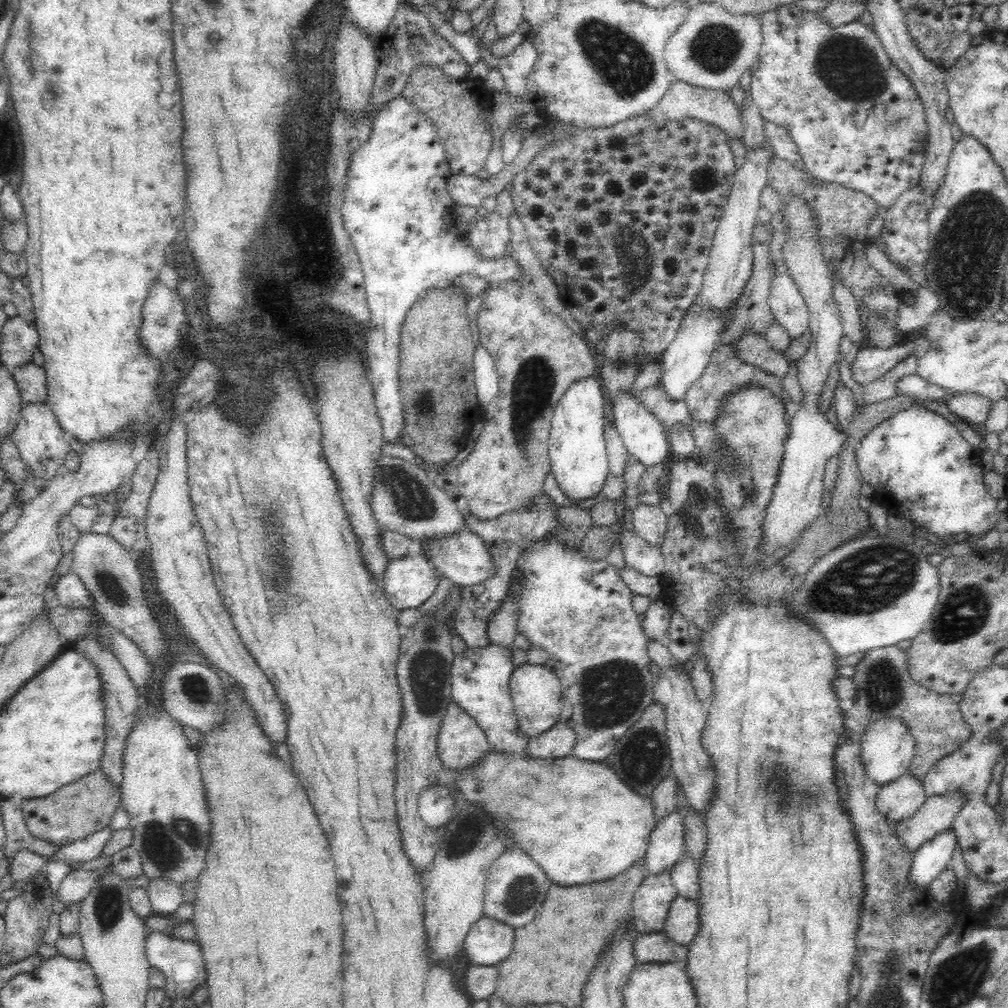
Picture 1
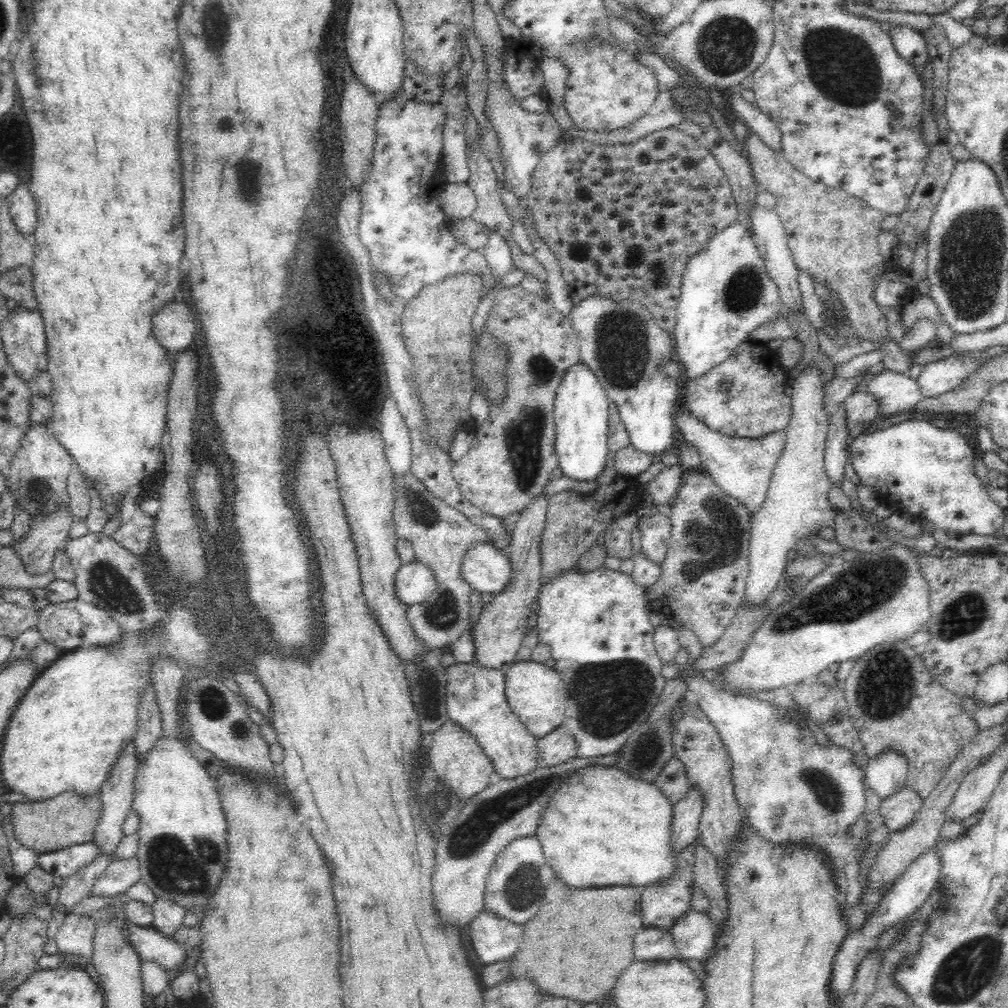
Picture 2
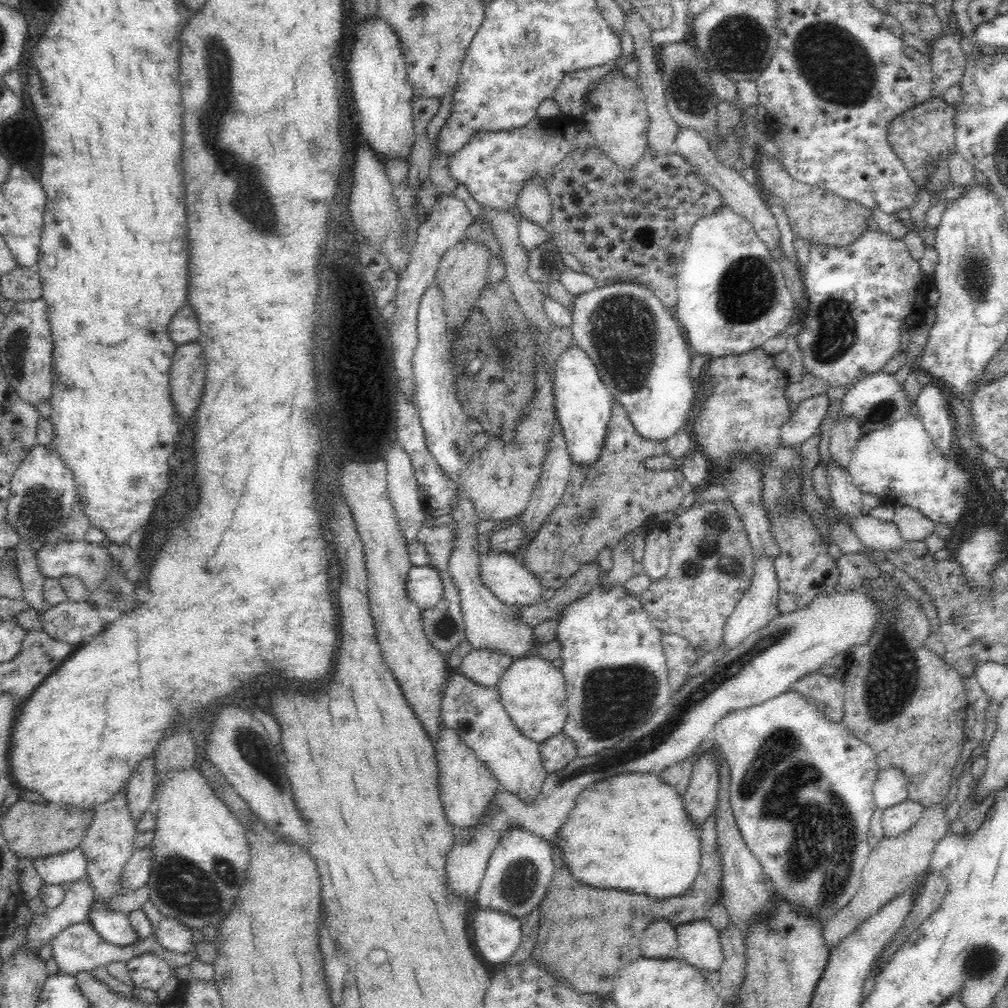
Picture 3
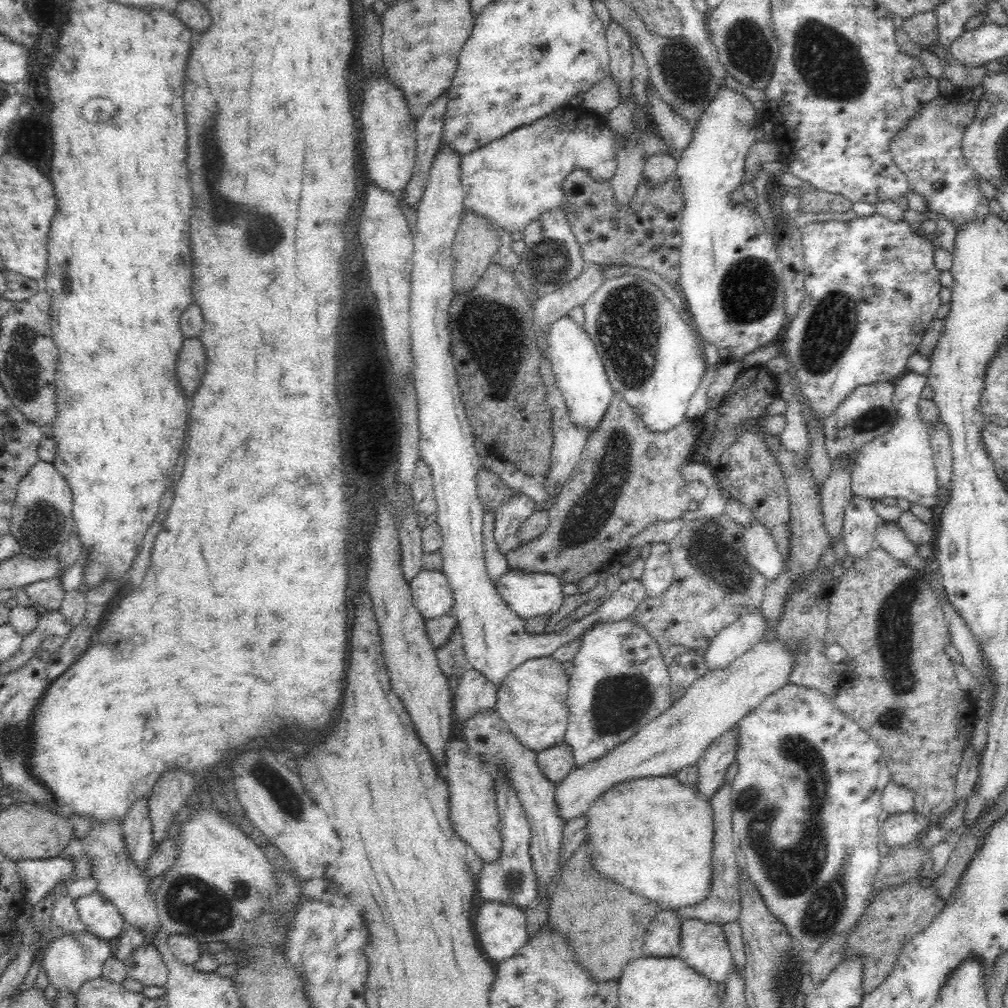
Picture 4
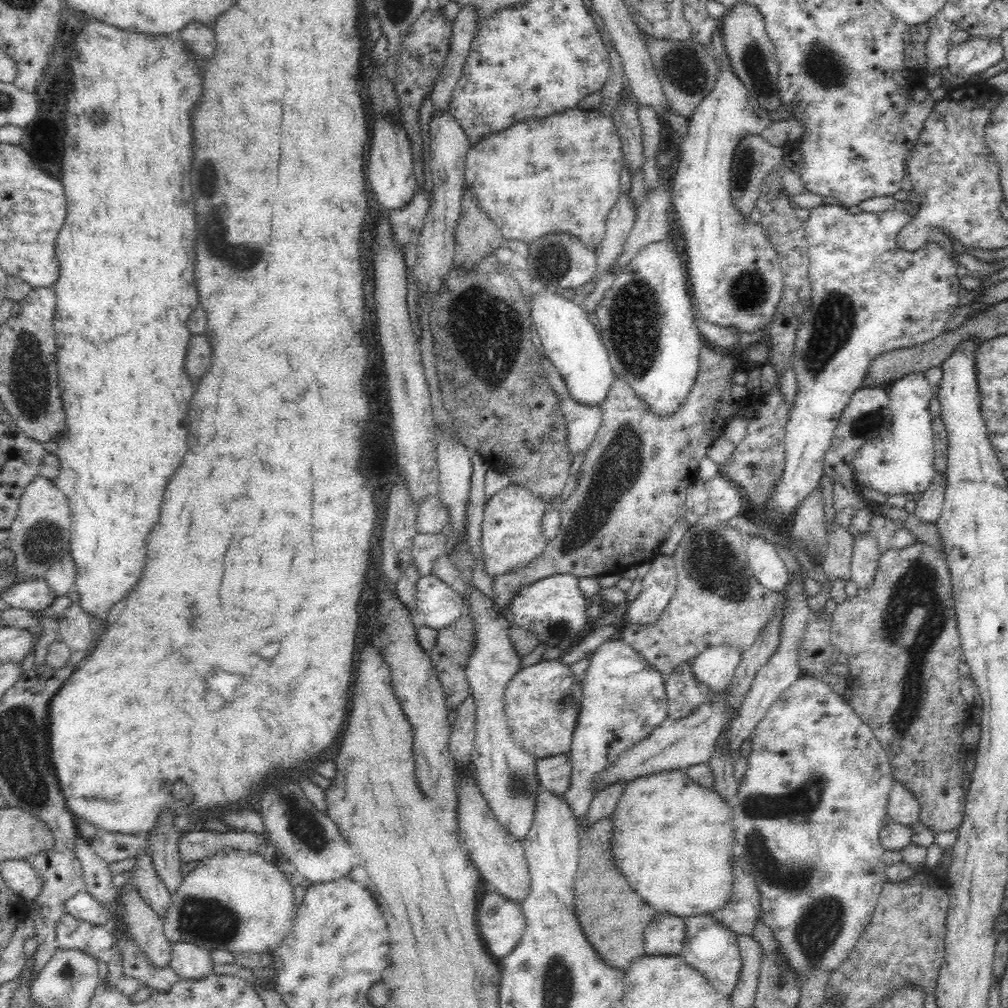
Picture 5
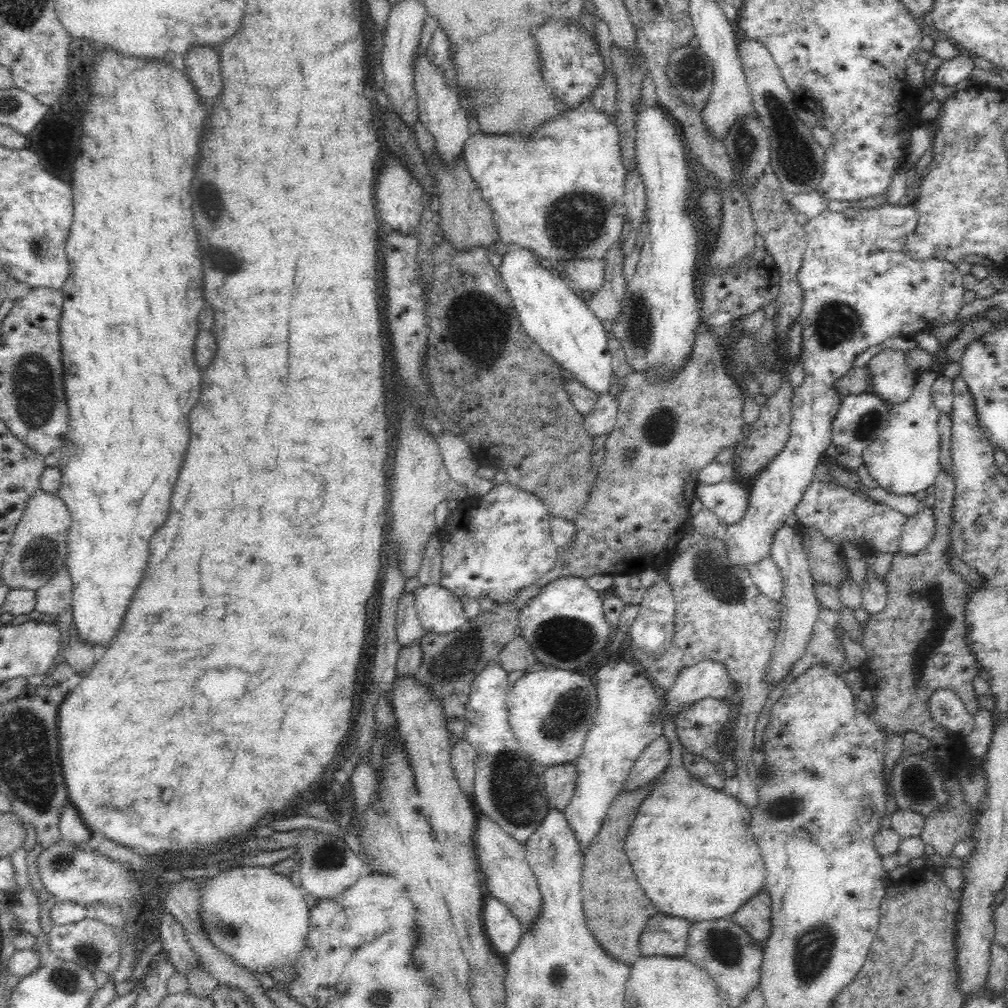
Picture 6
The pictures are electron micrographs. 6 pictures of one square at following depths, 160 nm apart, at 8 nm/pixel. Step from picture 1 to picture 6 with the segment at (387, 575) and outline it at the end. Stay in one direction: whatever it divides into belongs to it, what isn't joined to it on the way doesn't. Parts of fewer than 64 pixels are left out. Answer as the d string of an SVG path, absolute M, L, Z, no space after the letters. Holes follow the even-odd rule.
M438 585L418 587L414 592L416 614L425 632L446 634L467 623L463 602Z

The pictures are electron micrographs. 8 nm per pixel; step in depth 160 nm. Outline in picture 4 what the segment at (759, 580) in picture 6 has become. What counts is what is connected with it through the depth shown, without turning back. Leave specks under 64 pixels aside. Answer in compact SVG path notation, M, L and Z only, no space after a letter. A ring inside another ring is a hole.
M753 521L744 527L744 540L747 563L764 575L768 582L776 581L784 572L785 563L769 531L758 521Z

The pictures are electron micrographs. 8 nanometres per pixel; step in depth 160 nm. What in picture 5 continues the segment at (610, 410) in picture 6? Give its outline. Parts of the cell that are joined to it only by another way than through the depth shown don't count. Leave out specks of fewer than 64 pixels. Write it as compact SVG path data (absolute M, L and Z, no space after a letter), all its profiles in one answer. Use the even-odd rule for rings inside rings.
M562 399L559 403L567 422L569 455L574 458L580 452L585 452L595 439L603 419L602 407L568 399Z

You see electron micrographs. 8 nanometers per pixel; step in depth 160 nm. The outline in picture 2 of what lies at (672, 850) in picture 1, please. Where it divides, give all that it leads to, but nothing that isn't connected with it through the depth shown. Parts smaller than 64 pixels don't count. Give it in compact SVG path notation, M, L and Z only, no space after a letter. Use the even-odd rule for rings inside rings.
M690 786L687 794L679 802L673 804L671 848L676 852L692 844L699 835L703 806L704 795L695 786Z

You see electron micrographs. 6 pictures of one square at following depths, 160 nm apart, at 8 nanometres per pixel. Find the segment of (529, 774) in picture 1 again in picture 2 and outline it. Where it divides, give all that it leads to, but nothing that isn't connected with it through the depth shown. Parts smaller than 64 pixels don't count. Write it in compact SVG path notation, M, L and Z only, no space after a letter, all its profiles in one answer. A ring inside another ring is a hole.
M593 766L586 767L578 771L574 775L570 775L560 786L558 794L551 796L547 811L544 811L543 821L537 828L536 836L541 842L544 858L553 868L555 876L557 876L564 884L572 886L572 888L592 888L592 887L608 887L620 886L620 884L645 886L663 883L670 877L673 877L677 869L676 852L671 848L671 822L673 817L673 804L662 795L661 790L653 783L646 782L641 778L634 778L627 772L620 770L618 767Z

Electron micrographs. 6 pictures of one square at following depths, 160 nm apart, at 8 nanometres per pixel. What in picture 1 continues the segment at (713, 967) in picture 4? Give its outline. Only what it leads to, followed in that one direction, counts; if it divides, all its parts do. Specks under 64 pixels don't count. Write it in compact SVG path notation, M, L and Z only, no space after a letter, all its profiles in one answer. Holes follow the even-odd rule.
M678 895L670 905L663 931L674 944L691 945L699 931L699 905Z

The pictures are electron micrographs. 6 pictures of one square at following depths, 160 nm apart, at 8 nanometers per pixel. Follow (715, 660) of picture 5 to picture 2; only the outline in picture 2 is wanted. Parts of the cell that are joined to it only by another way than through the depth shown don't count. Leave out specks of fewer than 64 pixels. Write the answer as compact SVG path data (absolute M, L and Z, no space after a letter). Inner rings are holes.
M809 368L802 372L789 383L793 394L791 397L792 414L785 428L787 434L786 444L778 462L774 474L769 482L769 487L762 503L761 509L751 516L751 538L749 540L749 573L745 587L745 594L742 604L746 609L757 609L763 607L765 602L772 596L772 592L778 588L782 580L784 568L787 562L787 554L795 548L797 540L804 539L811 535L819 534L825 529L833 529L836 526L836 511L833 505L829 504L827 492L830 488L830 481L824 470L824 442L828 432L828 415L822 407L824 398L824 382L820 376L820 370Z

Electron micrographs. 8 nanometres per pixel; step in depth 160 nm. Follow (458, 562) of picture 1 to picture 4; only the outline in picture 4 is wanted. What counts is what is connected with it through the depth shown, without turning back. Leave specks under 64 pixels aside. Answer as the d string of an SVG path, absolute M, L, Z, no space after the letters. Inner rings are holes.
M505 571L504 576L498 580L495 588L500 593L500 596L506 601L512 611L521 619L528 620L537 616L548 617L548 620L553 614L556 614L564 602L565 595L563 587L566 583L560 581L558 576L546 573L532 573L524 571Z

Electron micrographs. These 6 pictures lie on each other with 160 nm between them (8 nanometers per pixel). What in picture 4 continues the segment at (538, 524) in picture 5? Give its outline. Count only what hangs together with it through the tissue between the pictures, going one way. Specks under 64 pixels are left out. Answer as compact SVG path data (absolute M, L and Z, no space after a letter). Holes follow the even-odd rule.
M519 493L508 496L508 498L494 510L495 520L493 525L493 536L498 549L505 556L508 552L512 552L523 545L524 541L520 541L518 532L520 532L522 524L532 516L534 511L536 511L535 507L536 503L530 497Z

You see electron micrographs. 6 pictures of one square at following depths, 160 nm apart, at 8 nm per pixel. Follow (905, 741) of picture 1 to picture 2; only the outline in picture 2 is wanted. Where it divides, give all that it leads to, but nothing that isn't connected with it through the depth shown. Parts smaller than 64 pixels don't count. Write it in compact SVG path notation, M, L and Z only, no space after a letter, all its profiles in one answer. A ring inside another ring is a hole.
M894 749L868 759L865 766L866 788L881 800L886 800L905 787L907 768L906 757Z

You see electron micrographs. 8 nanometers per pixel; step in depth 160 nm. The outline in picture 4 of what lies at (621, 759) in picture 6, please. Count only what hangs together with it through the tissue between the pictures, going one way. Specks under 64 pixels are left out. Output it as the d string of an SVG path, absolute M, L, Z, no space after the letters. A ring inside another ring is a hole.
M628 618L611 623L598 623L581 636L581 645L573 669L569 672L569 719L565 743L573 752L575 767L599 759L634 736L640 728L669 709L674 700L670 695L670 675L664 663L664 654L650 633Z

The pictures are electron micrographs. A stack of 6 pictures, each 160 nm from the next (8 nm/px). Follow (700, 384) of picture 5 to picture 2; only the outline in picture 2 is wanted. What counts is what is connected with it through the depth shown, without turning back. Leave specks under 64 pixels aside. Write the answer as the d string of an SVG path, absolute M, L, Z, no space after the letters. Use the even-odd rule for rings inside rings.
M614 402L609 404L607 445L606 466L594 478L596 481L594 490L588 493L565 490L549 498L548 518L540 546L542 586L550 584L554 578L558 578L564 571L575 568L582 554L586 550L590 550L592 546L595 546L599 535L602 533L606 534L612 524L616 524L616 521L622 520L624 516L628 516L634 510L640 512L640 506L644 501L645 495L650 494L652 496L654 506L658 504L668 505L680 488L680 484L674 484L674 482L670 482L670 488L668 486L660 486L660 484L654 484L652 479L650 482L643 484L636 482L636 478L624 476L616 470L614 462L616 453L624 447L632 446L628 431Z

